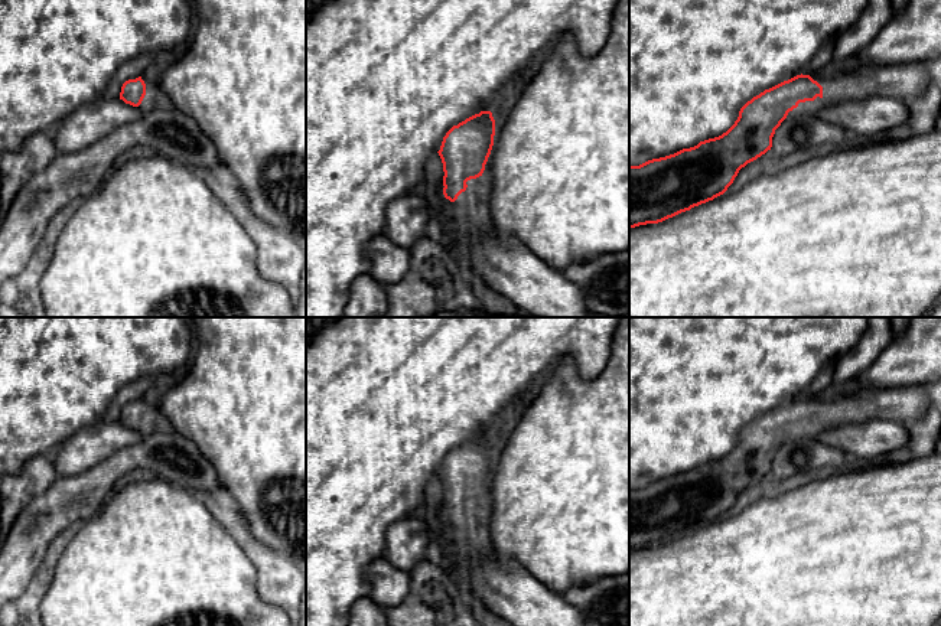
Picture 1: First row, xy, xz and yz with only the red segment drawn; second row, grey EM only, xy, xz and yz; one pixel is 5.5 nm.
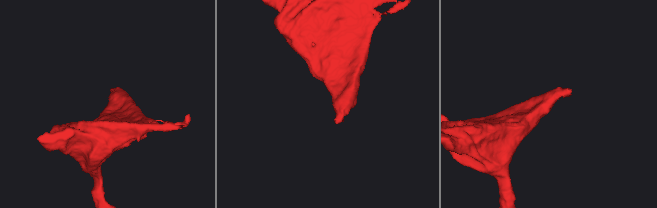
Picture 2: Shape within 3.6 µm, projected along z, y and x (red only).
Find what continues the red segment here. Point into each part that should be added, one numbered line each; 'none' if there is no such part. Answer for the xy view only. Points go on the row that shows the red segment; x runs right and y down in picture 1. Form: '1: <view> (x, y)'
1: xy (153, 97)

